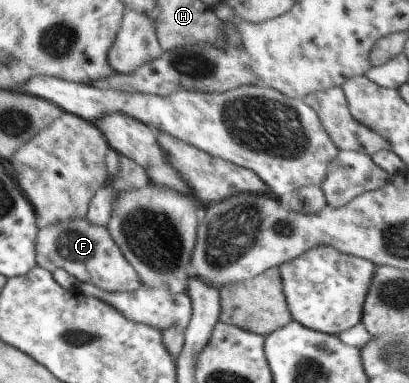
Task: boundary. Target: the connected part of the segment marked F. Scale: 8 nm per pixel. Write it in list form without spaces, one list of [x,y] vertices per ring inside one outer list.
[[[86,218],[40,227],[36,238],[36,264],[50,273],[63,269],[77,281],[109,293],[135,293],[141,287],[136,270],[125,260],[109,229],[95,226]]]

